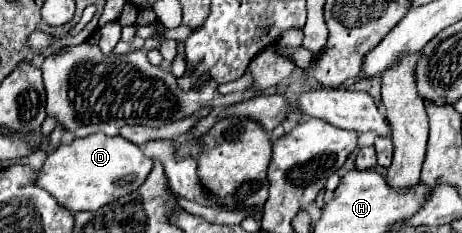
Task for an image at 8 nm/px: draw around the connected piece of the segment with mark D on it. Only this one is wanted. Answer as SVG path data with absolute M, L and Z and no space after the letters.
M91 134L85 138L75 138L71 144L55 148L47 158L43 168L37 172L35 184L47 190L57 204L69 212L97 210L141 186L153 168L153 160L145 158L139 146L125 140L123 136Z

